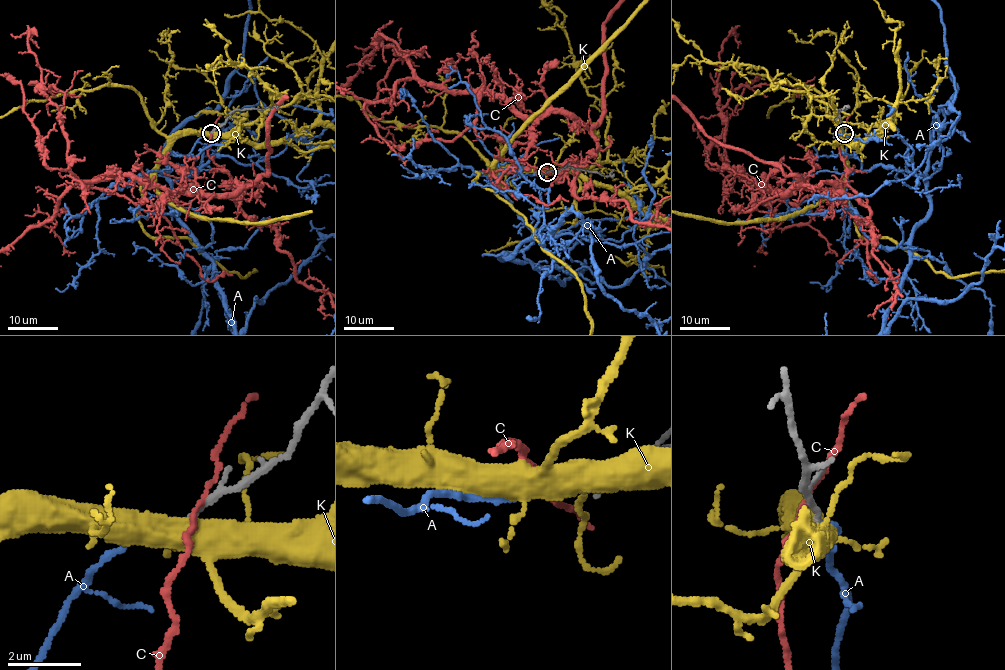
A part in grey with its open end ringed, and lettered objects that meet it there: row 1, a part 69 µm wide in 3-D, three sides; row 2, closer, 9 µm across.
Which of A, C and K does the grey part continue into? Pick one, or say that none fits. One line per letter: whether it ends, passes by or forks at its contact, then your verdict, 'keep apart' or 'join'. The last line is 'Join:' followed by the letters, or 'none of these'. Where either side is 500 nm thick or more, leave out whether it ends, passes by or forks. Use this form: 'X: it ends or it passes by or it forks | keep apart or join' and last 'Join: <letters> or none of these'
A: it ends | join
C: it passes by | keep apart
K: it forks | keep apart
Join: A

